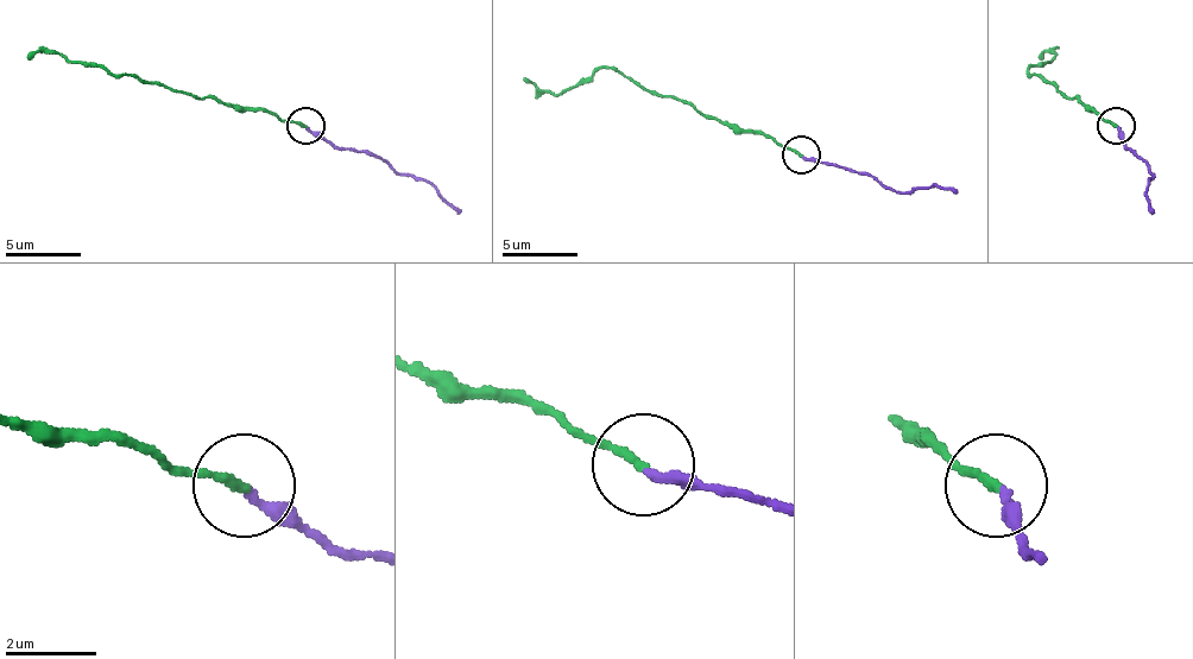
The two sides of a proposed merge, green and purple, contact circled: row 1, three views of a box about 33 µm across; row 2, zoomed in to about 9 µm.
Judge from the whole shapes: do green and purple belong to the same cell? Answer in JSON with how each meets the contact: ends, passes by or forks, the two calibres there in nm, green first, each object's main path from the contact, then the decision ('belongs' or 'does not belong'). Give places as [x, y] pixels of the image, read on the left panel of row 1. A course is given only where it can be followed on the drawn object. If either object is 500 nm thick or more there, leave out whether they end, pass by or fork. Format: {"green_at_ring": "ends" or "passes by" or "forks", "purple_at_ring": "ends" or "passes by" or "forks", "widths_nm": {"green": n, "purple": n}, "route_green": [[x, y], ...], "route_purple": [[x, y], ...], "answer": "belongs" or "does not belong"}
{"green_at_ring": "ends", "purple_at_ring": "ends", "widths_nm": {"green": 190, "purple": 200}, "route_green": [[304, 125], [266, 109], [235, 109], [221, 97], [194, 94], [133, 75], [114, 75], [57, 52], [26, 59]], "route_purple": [[304, 125], [339, 147], [372, 151], [399, 173], [415, 173], [460, 211]], "answer": "belongs"}

